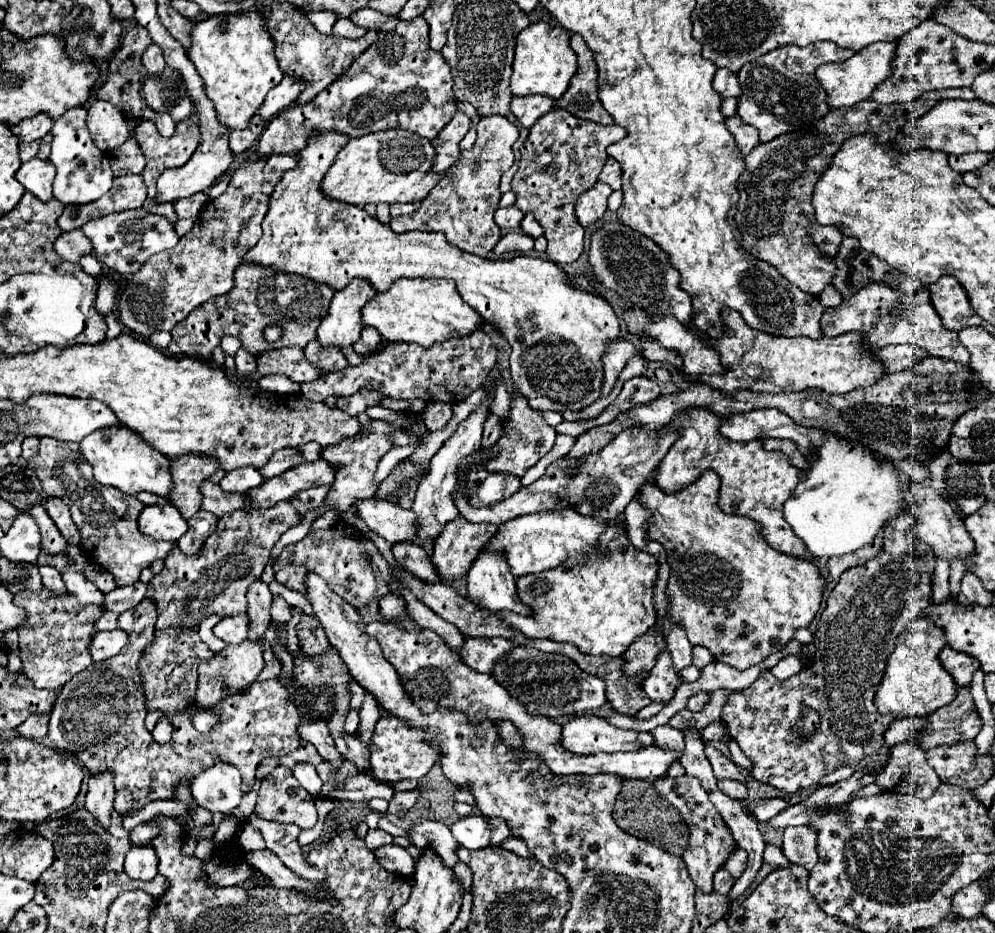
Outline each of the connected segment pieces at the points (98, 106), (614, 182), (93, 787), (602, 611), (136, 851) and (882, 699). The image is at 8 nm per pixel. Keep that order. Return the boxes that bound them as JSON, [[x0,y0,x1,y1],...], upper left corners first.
[[87,101,131,153],[599,159,621,189],[85,773,115,829],[499,523,657,657],[125,847,157,879],[875,611,957,719]]

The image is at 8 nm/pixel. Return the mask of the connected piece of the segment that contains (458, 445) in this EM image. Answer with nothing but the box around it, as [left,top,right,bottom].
[413,403,489,539]

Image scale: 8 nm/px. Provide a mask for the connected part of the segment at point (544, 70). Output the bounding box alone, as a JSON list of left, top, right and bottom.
[511,21,577,99]

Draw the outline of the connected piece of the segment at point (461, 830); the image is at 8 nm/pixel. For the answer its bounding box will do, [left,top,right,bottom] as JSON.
[451,815,491,849]

